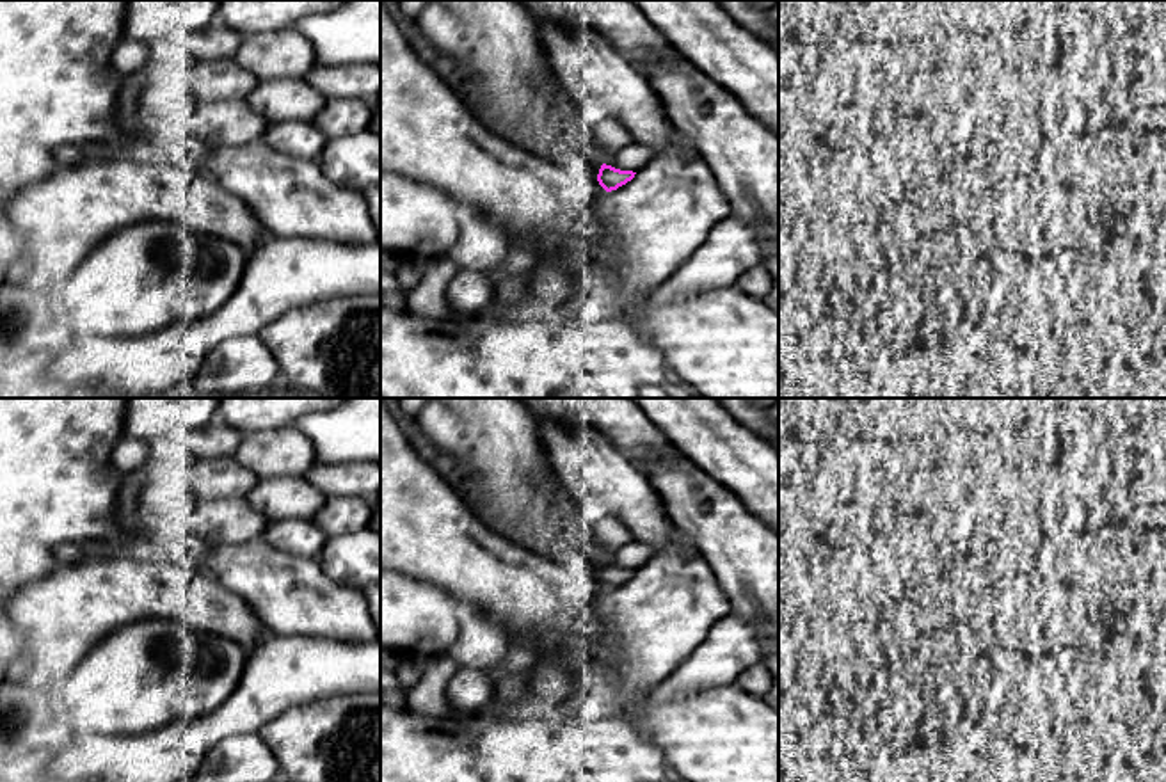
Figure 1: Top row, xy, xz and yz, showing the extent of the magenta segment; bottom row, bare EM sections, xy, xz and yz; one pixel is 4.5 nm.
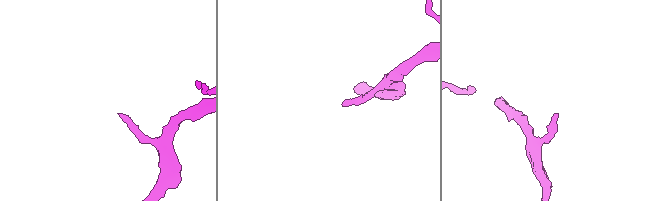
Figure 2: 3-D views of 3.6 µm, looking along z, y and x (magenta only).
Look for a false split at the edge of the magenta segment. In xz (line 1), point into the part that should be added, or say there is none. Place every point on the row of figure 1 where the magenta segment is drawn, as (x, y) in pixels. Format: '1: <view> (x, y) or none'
1: none

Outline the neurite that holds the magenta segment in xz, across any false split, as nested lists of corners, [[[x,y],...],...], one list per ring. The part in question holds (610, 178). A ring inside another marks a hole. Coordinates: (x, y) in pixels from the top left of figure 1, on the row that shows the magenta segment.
[[[603,164],[597,174],[597,181],[606,192],[611,192],[626,185],[627,181],[631,181],[635,174],[636,172],[633,171],[620,171],[611,165]]]

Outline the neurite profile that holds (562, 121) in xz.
[[[563,94],[553,98],[542,126],[558,139],[560,149],[565,153],[565,169],[603,165],[590,151],[590,130],[579,123],[574,103]]]

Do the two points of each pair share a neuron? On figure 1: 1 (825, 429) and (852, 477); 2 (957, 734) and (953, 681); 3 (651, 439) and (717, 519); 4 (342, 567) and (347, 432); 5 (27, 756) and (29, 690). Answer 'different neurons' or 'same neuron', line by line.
1: different neurons
2: different neurons
3: same neuron
4: different neurons
5: same neuron

